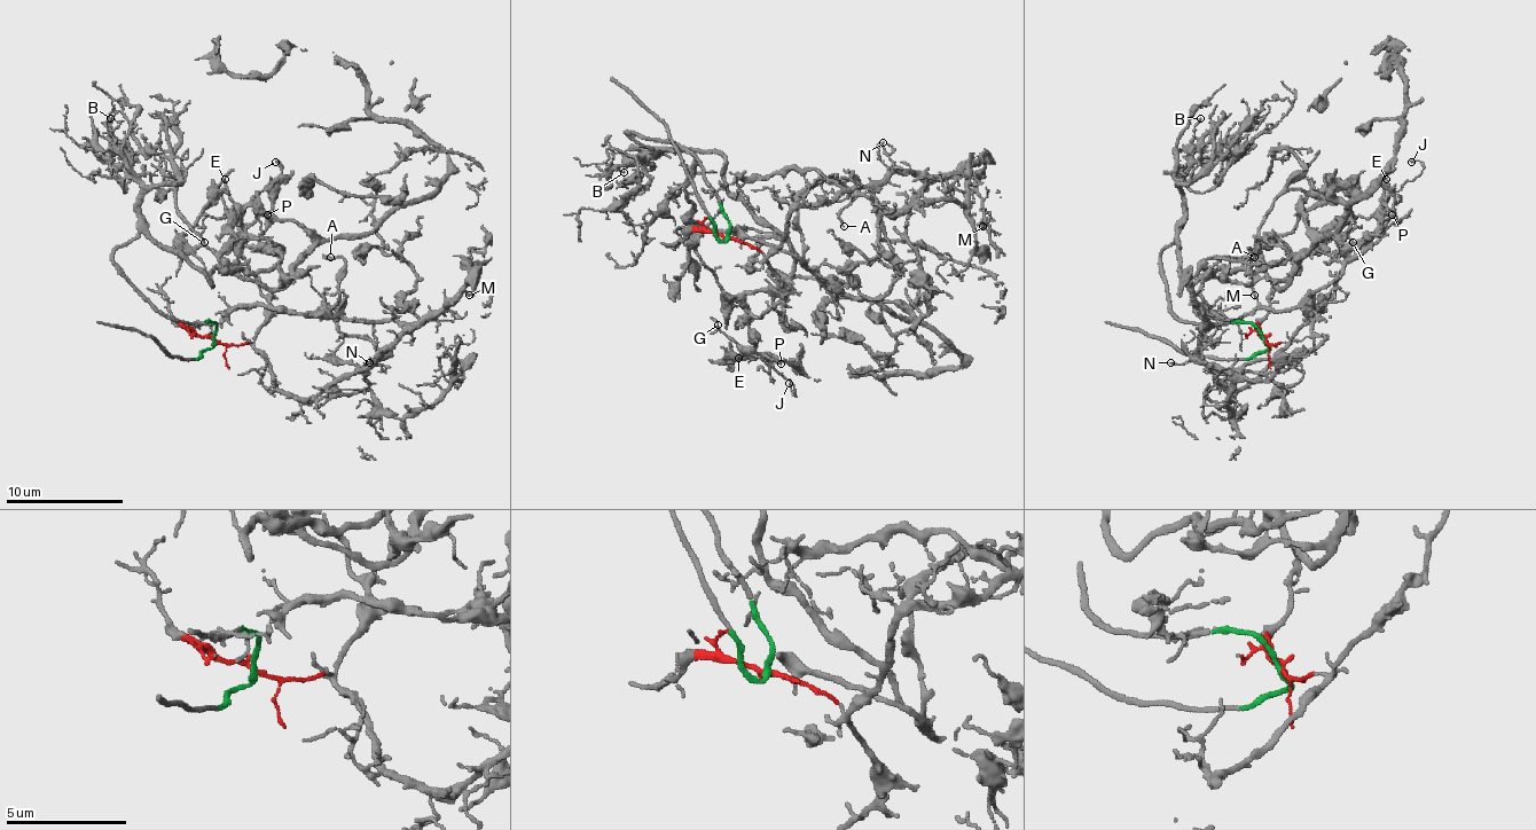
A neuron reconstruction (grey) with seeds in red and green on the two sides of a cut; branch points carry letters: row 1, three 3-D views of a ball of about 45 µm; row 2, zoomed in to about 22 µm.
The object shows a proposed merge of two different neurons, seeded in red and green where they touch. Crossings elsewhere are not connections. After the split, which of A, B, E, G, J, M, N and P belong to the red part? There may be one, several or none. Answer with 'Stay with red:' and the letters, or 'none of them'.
Stay with red: A, E, G, J, M, N, P

